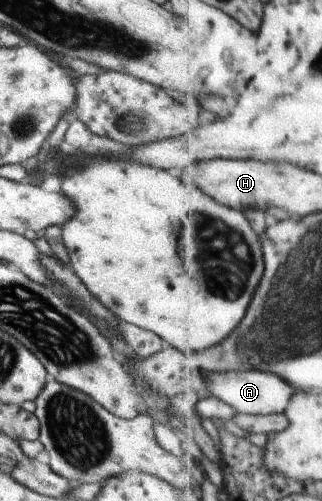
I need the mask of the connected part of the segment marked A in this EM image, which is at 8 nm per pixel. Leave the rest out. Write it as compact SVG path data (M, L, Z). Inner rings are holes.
M259 370L211 373L210 375L206 374L204 380L208 394L224 400L226 404L235 408L239 413L246 413L247 415L284 413L292 400L292 396L298 392L292 383L276 373Z

